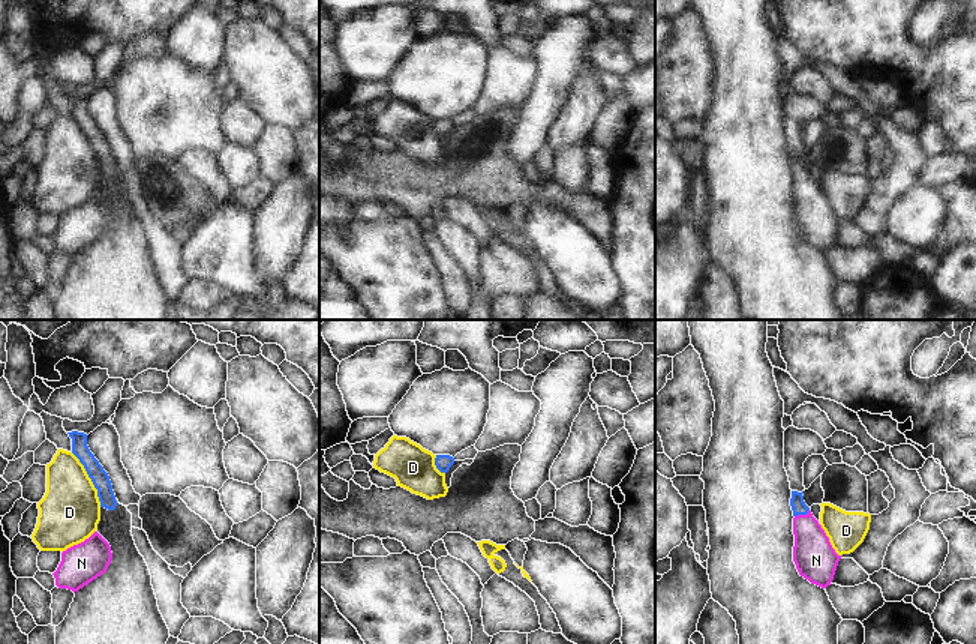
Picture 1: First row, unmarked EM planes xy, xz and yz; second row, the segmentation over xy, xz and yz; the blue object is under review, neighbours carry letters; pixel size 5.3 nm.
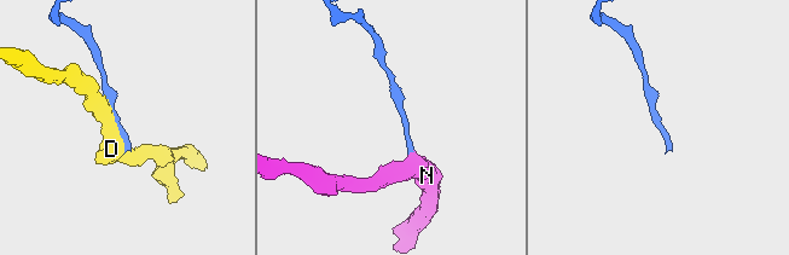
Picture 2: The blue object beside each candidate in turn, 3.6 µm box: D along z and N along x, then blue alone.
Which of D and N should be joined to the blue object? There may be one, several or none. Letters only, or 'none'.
N

